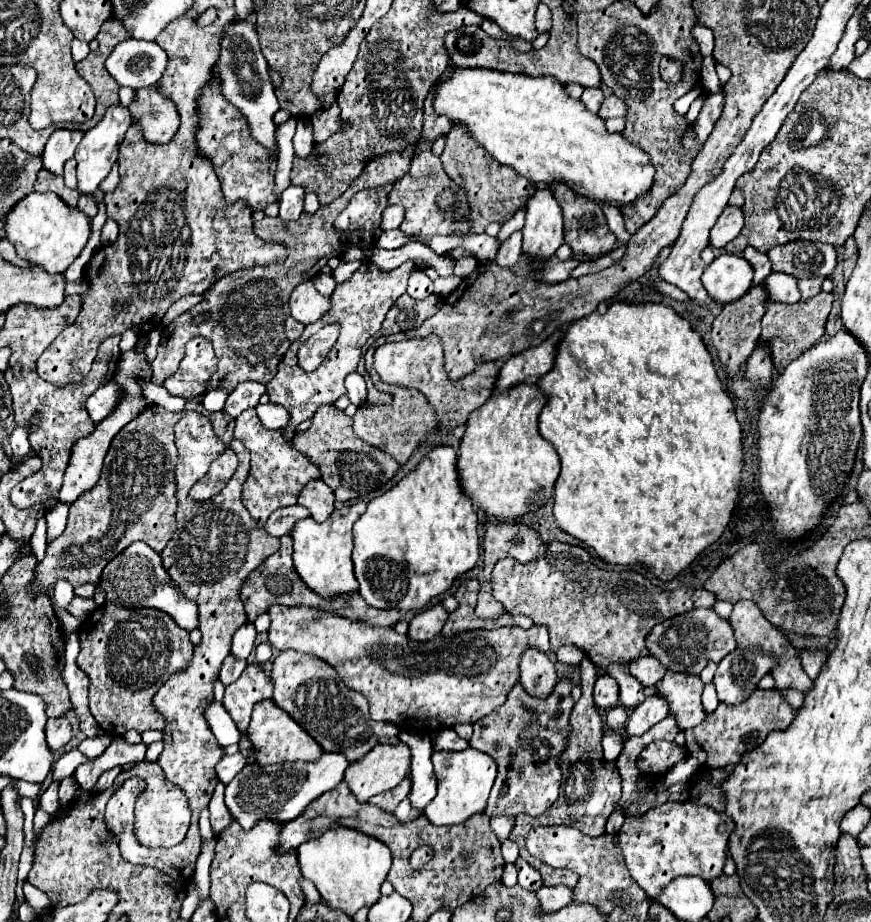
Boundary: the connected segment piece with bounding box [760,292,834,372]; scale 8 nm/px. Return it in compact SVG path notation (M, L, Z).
M820 292L816 298L810 298L808 302L796 302L796 304L768 302L760 340L768 342L768 348L772 352L772 360L774 360L774 366L778 368L778 372L784 366L788 366L788 362L792 362L794 358L804 354L808 348L812 348L812 344L816 344L824 336L824 326L826 326L826 318L830 314L832 302L834 302L832 292L830 294Z

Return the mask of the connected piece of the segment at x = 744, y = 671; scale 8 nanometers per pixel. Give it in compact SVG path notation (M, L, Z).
M738 648L732 654L724 656L714 674L718 700L730 706L744 702L752 694L752 690L758 688L760 678L770 674L774 666L776 666L774 654L764 652L750 654L750 650Z

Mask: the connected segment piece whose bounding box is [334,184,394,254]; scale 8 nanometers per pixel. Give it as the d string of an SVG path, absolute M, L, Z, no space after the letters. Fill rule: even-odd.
M394 184L358 192L346 210L334 220L336 232L342 236L340 254L348 248L372 248L382 234L382 210L388 206L388 194Z

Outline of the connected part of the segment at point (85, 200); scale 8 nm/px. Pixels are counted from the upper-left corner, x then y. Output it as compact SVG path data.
M80 194L80 202L78 202L78 210L84 212L88 218L96 216L96 200L92 194Z

